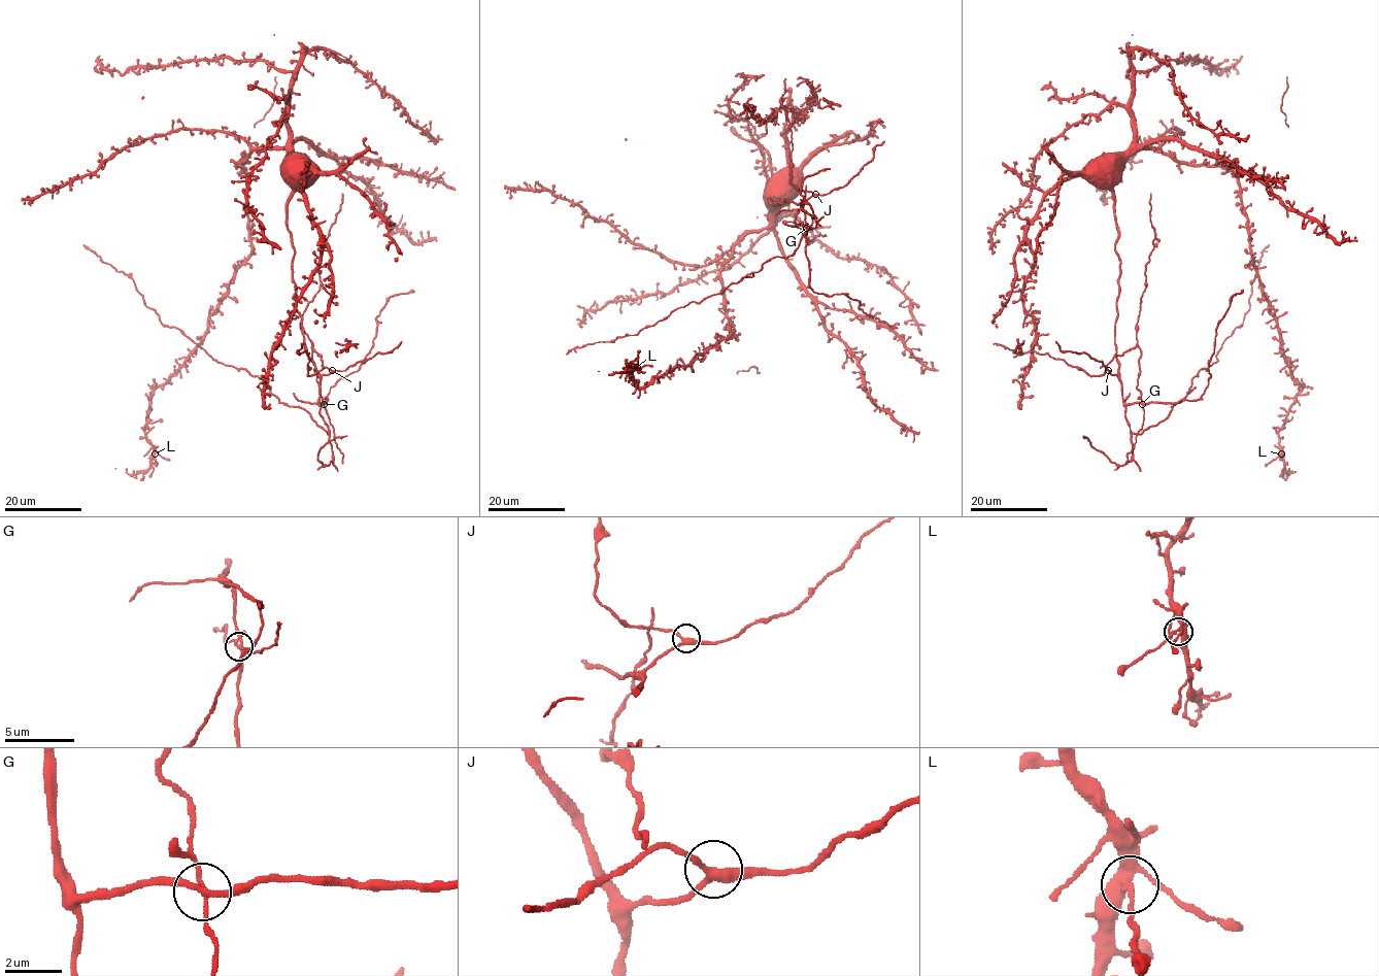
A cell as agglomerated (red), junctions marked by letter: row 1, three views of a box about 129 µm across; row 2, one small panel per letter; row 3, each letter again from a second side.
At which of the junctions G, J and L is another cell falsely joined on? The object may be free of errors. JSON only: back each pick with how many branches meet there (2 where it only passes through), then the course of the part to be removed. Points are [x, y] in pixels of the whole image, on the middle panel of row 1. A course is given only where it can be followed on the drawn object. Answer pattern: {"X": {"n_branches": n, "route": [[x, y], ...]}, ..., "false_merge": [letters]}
{"G": {"n_branches": 4, "route": [[806, 227], [803, 222], [795, 226], [796, 224], [783, 223], [803, 230], [806, 239], [825, 236]]}, "false_merge": ["G"]}

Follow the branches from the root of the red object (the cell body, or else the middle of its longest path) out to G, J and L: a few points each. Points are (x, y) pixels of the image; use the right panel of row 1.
G: (1090, 168), (1097, 169), (1097, 182), (1114, 199), (1119, 261), (1115, 346), (1121, 398), (1125, 404), (1142, 404)
J: (1090, 168), (1097, 169), (1097, 182), (1112, 193), (1118, 231), (1115, 346), (1118, 372), (1112, 375), (1108, 370)
L: (1090, 168), (1104, 155), (1159, 148), (1236, 178), (1252, 266), (1302, 384), (1281, 453)

